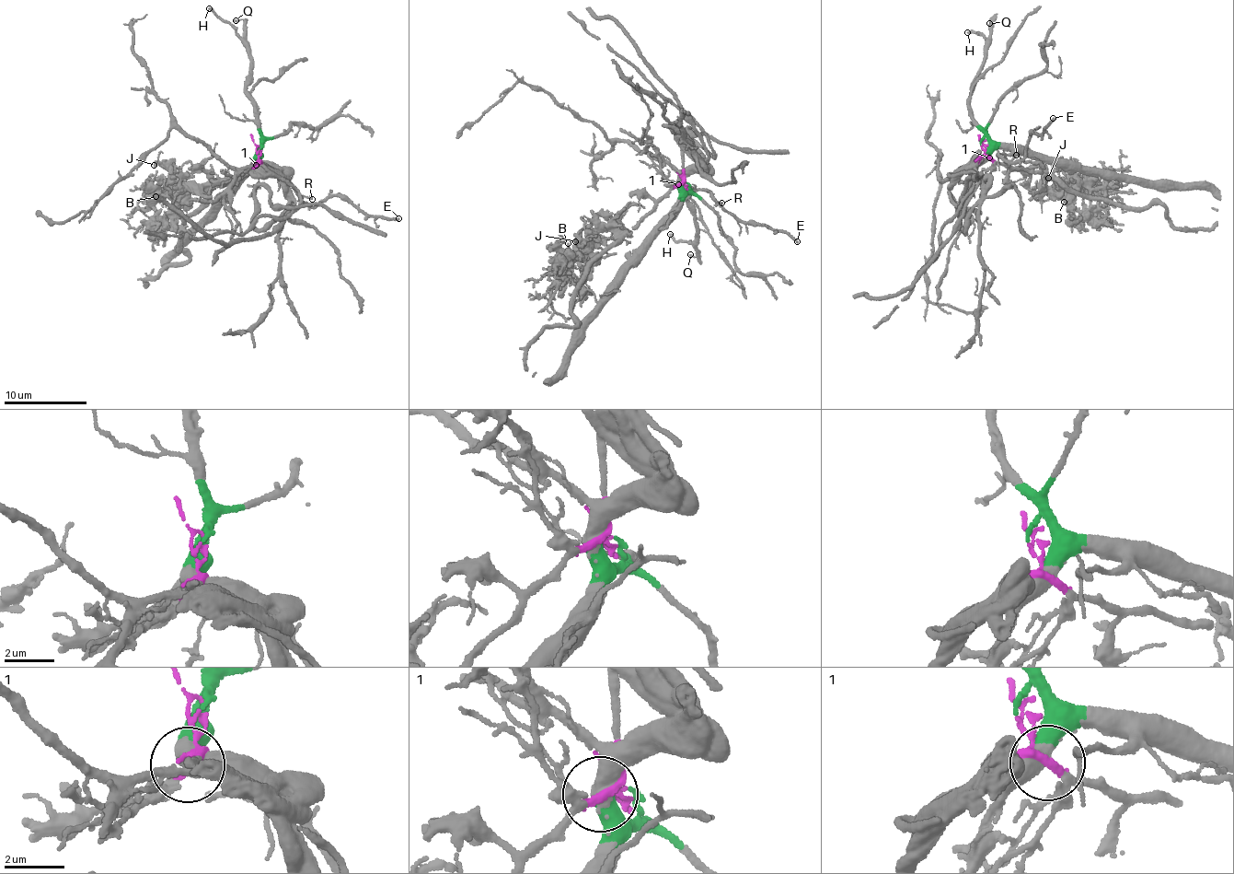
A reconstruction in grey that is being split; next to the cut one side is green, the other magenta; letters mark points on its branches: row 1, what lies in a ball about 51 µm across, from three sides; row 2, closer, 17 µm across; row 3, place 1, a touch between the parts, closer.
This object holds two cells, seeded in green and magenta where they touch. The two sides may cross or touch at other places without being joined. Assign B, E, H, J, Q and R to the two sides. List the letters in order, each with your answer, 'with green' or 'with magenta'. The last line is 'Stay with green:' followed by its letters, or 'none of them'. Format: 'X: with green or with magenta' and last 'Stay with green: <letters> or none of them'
B: with magenta
E: with green
H: with green
J: with magenta
Q: with green
R: with green
Stay with green: E, H, Q, R

